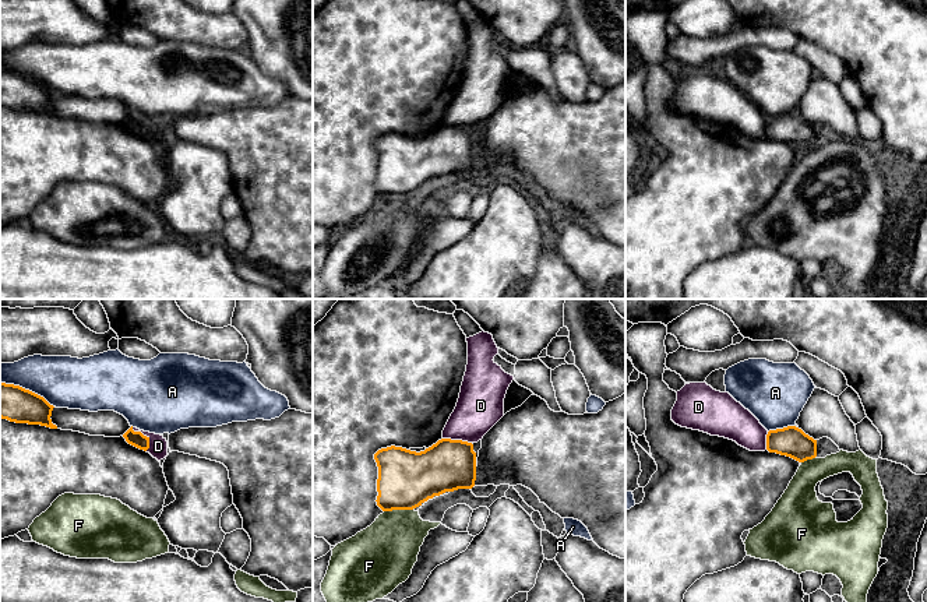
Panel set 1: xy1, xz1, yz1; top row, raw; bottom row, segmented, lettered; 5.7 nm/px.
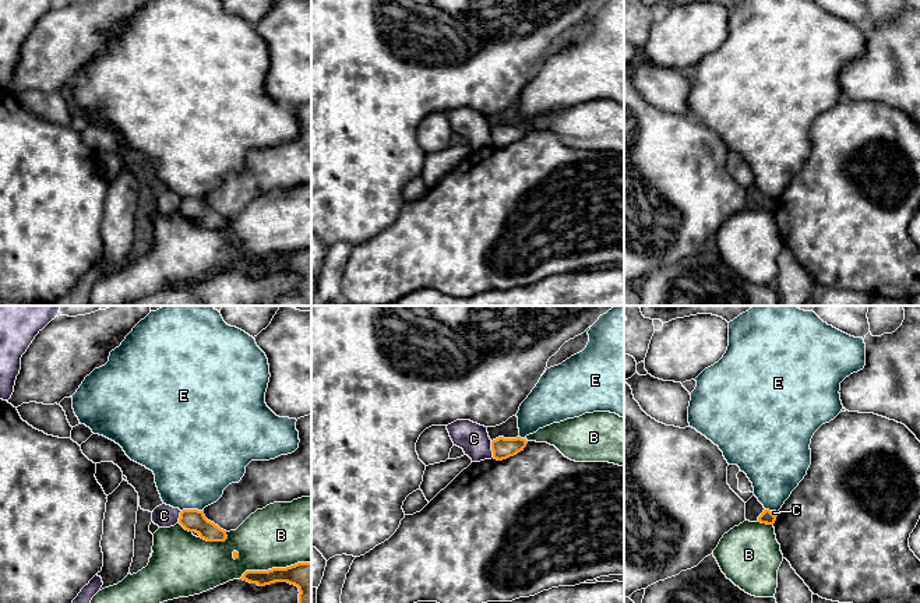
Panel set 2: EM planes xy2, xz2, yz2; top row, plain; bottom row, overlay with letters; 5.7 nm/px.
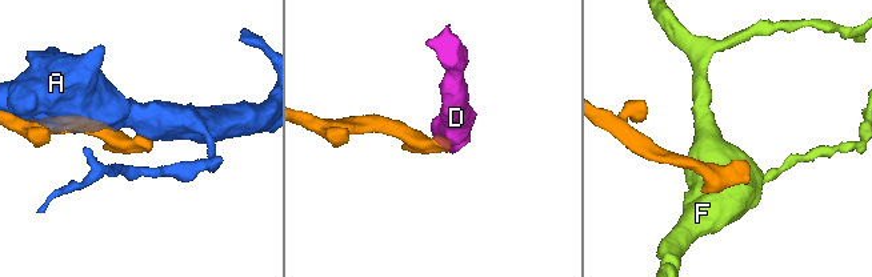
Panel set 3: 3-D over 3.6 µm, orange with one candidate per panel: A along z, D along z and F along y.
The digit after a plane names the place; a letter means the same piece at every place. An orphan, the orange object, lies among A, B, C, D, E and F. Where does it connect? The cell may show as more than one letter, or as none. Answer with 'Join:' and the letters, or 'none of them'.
Join: none of them

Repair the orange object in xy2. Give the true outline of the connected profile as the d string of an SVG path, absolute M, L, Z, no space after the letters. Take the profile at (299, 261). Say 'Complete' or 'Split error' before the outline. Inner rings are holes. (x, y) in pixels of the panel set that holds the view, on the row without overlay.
Complete. M297 250L286 255L246 258L240 265L258 274L288 269L299 275L299 292L282 296L271 306L311 306L311 250Z

